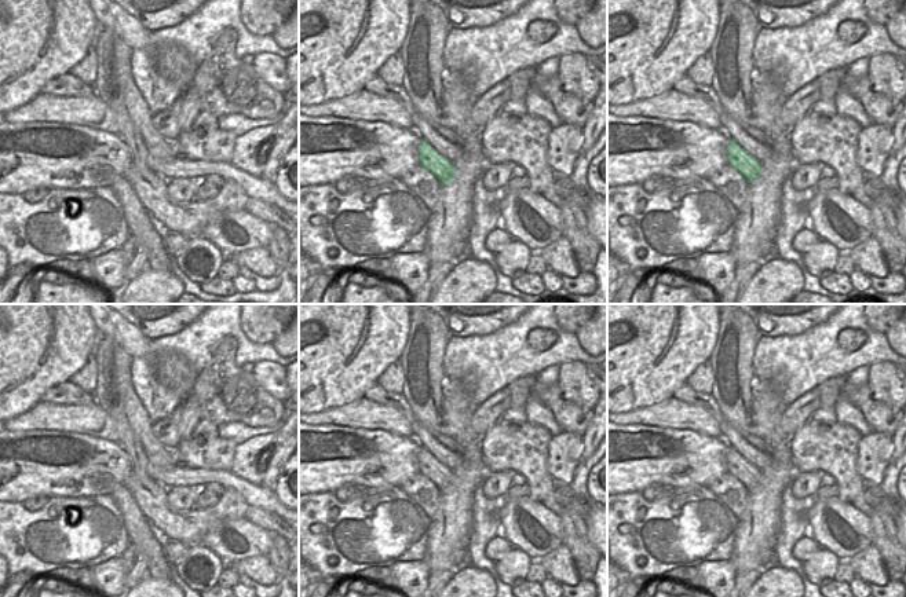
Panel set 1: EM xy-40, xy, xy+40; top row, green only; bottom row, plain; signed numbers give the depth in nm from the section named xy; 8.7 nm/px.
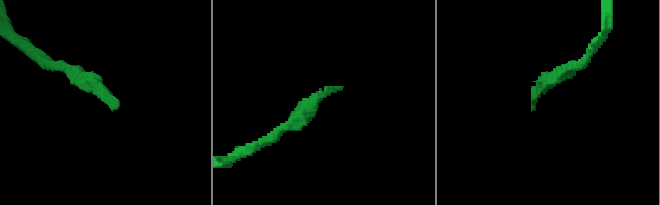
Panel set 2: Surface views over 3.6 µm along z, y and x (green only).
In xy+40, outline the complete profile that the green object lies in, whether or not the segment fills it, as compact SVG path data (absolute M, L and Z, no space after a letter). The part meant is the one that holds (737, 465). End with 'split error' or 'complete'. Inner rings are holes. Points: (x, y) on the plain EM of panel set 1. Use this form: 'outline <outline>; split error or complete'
outline M731 446L727 447L727 472L738 479L746 491L755 490L761 479L761 470L746 461Z; complete

